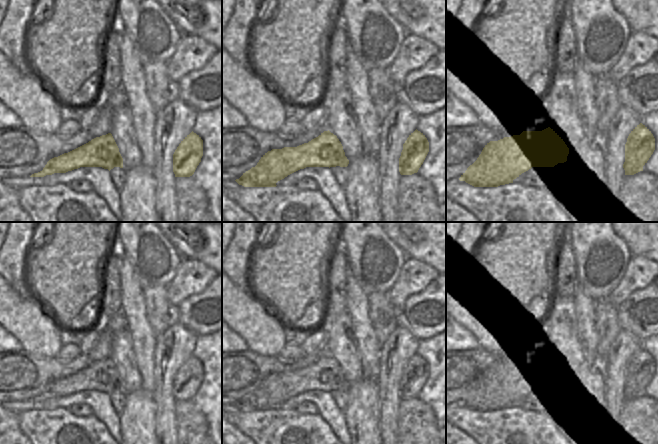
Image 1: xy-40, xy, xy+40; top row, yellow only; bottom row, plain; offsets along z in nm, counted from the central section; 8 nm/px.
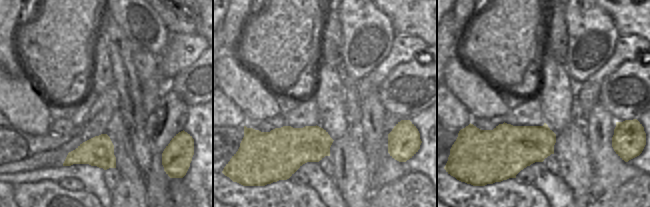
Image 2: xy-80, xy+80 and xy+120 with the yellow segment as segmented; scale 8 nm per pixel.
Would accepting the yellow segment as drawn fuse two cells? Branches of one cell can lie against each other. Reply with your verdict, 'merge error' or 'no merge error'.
merge error

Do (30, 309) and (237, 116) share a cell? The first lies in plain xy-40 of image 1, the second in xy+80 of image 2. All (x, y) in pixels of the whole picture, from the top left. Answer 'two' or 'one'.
two

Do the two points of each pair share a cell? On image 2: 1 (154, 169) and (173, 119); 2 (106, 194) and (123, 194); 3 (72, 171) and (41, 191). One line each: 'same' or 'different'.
1: same
2: different
3: different

